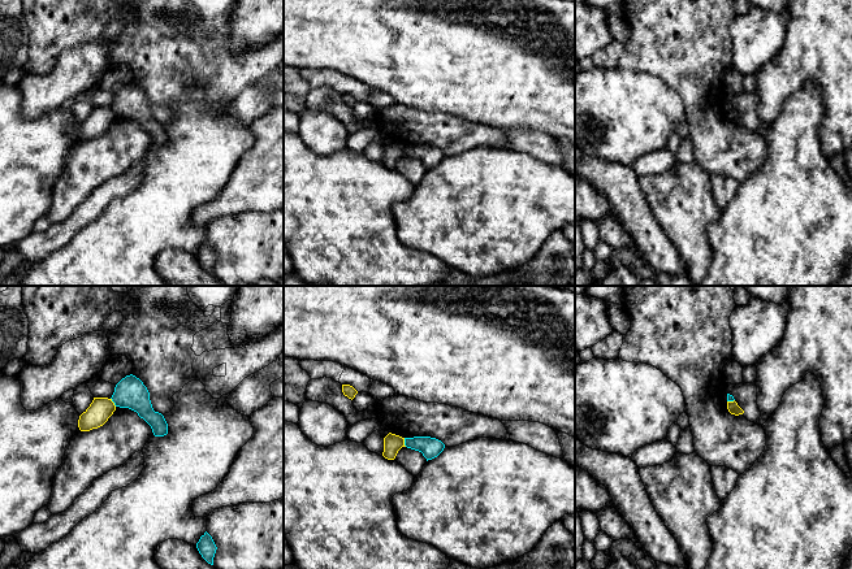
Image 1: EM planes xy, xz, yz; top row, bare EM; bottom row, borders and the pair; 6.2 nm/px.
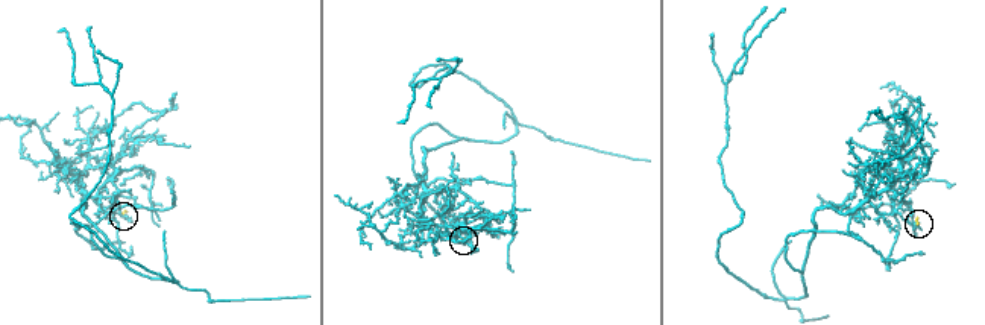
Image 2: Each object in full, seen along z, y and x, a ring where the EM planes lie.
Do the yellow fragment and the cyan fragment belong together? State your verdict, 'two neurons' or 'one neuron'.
two neurons

